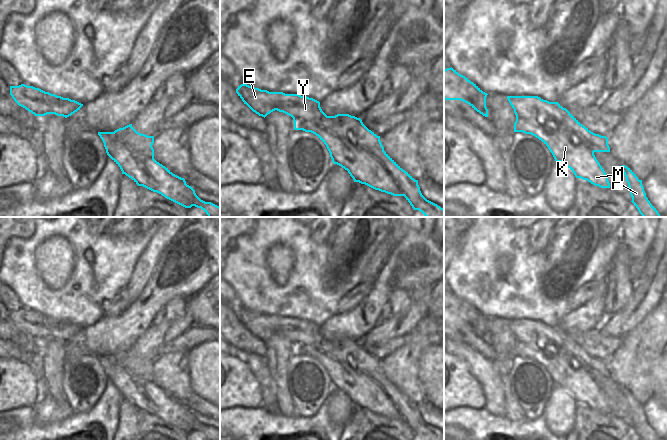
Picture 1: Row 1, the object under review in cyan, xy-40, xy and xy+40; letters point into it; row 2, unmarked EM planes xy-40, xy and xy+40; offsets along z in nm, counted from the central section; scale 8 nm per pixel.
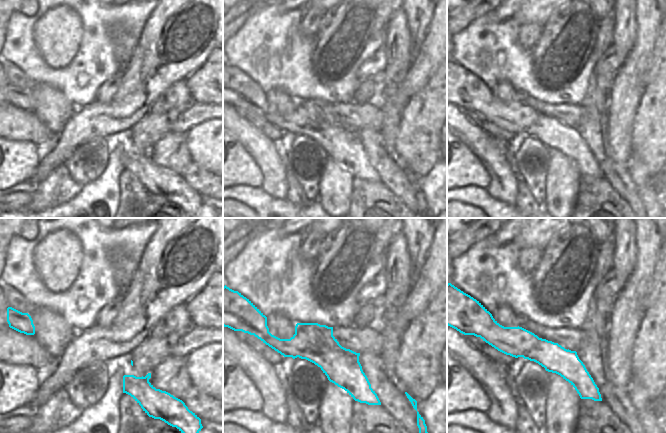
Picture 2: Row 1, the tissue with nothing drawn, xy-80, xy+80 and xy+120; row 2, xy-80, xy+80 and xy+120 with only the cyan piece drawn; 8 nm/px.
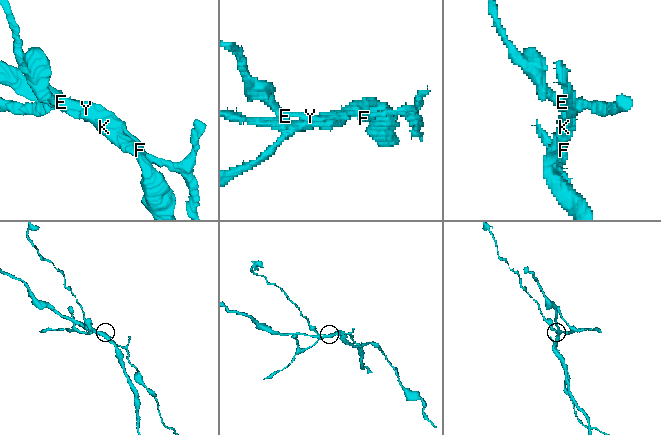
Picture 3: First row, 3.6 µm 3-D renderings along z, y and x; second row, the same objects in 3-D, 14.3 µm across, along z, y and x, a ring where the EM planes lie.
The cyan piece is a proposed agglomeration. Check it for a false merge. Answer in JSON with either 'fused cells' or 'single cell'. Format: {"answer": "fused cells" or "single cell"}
{"answer": "fused cells"}

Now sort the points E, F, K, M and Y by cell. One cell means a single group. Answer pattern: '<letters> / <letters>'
E F Y / K M

